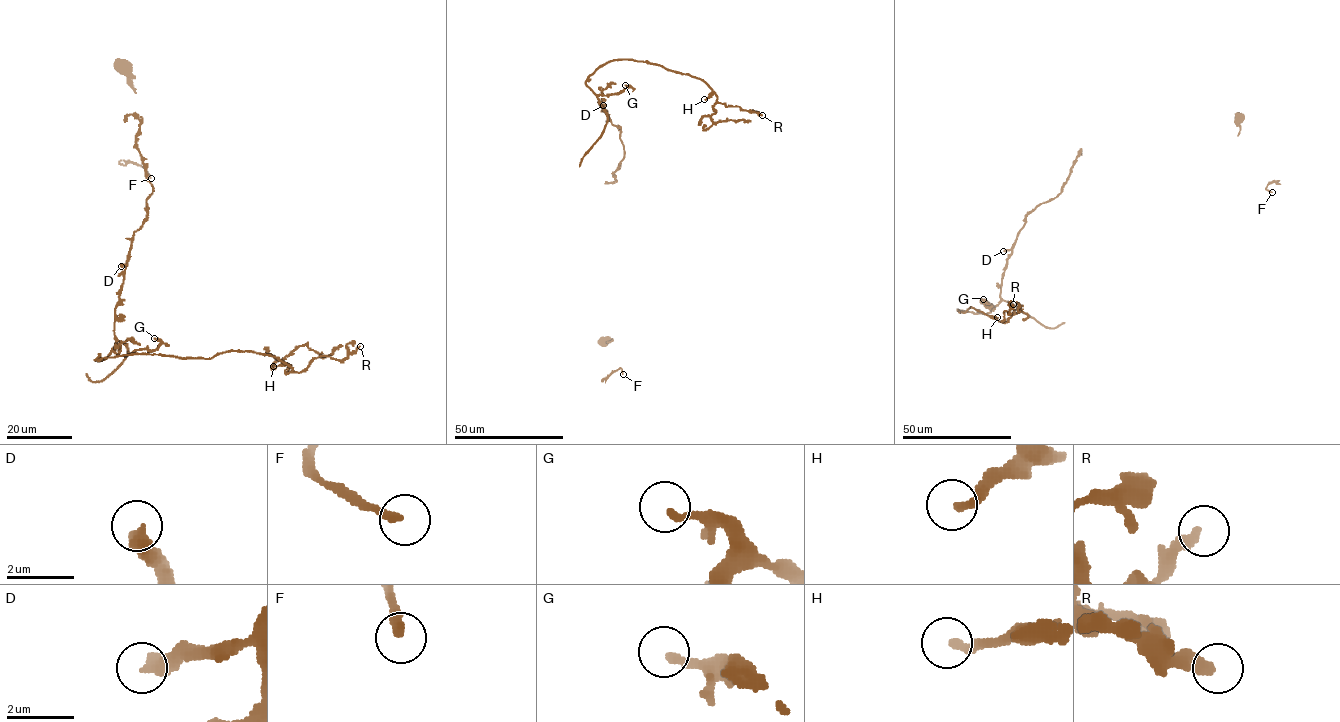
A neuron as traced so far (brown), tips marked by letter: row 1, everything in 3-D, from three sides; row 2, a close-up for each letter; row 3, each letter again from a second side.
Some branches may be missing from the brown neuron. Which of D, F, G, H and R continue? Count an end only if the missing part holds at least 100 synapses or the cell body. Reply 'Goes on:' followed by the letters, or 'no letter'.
Goes on: F

